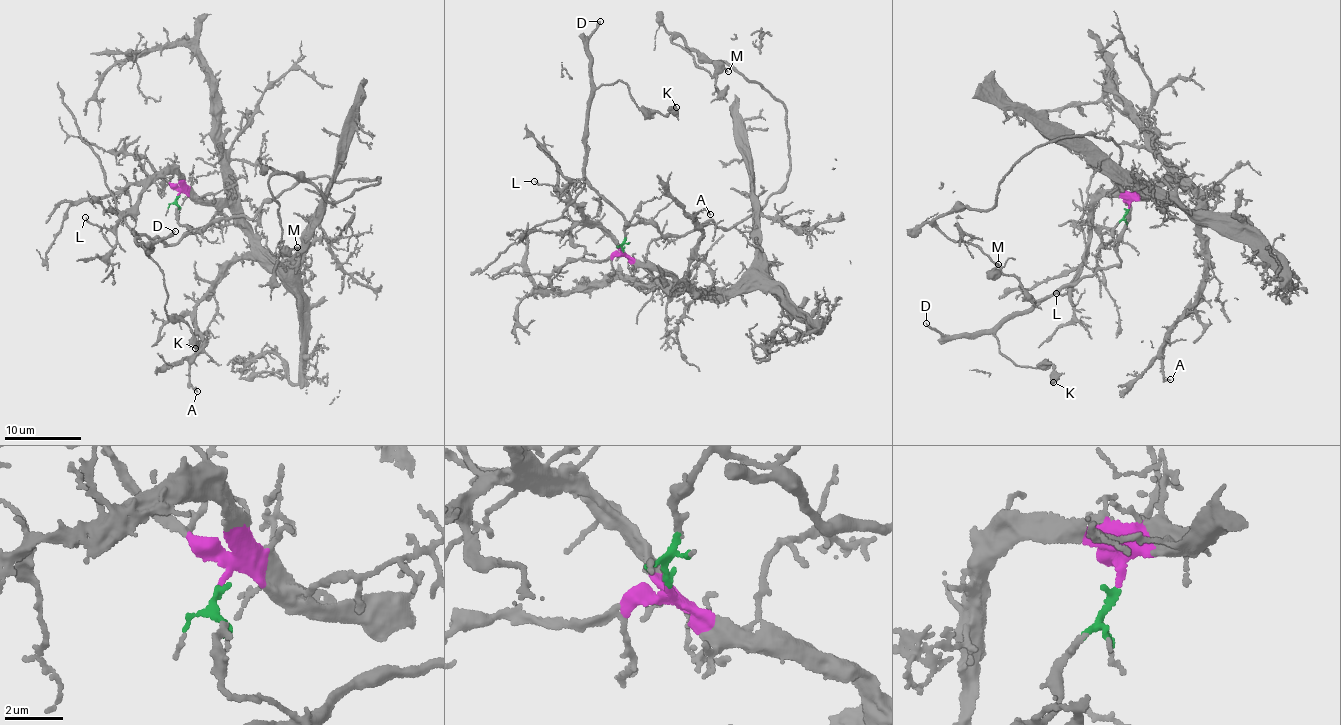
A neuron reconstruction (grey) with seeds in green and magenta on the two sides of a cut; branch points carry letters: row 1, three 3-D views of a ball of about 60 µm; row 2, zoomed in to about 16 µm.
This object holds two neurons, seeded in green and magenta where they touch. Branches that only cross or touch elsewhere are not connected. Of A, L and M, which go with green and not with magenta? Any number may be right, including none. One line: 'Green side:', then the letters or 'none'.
Green side: M

